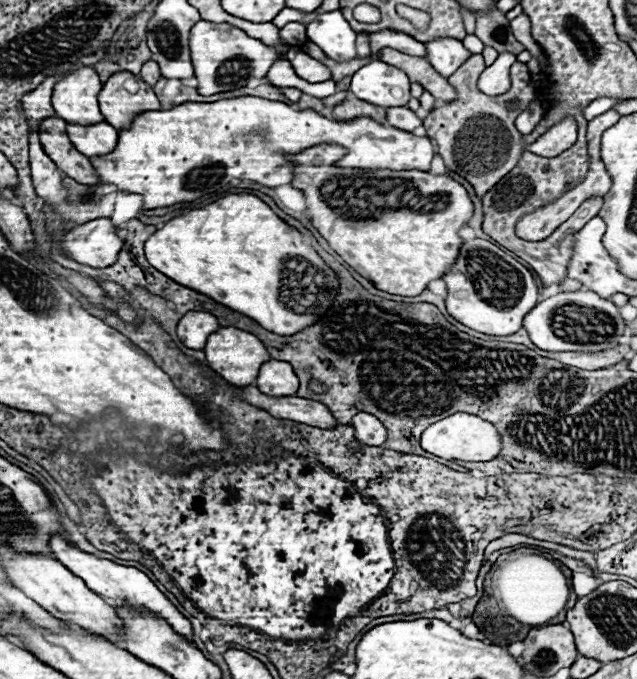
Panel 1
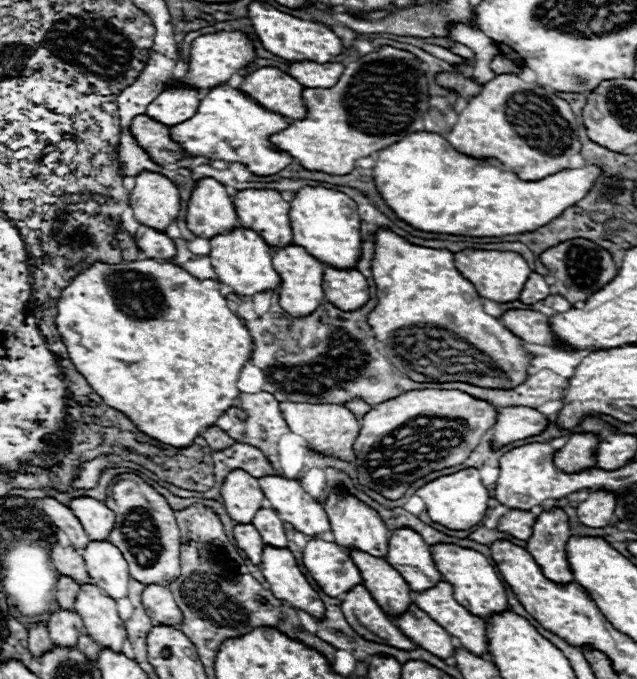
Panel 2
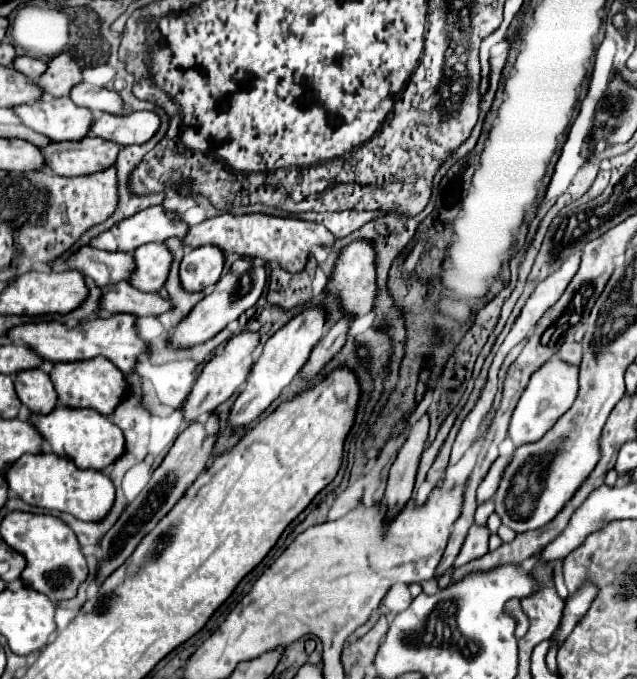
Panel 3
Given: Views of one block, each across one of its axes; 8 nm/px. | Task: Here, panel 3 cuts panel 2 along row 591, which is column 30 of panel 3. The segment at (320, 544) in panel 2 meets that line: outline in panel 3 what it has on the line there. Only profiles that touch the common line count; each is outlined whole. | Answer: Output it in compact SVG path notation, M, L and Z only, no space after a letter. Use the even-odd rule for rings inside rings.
M114 314L110 318L94 318L94 320L78 322L74 328L56 320L20 324L20 326L10 328L6 336L10 342L26 344L30 350L38 352L40 358L50 360L50 362L74 362L74 360L88 360L88 358L104 356L110 362L114 362L114 366L120 368L124 374L134 370L136 356L146 348L146 342L142 342L136 336L132 314Z

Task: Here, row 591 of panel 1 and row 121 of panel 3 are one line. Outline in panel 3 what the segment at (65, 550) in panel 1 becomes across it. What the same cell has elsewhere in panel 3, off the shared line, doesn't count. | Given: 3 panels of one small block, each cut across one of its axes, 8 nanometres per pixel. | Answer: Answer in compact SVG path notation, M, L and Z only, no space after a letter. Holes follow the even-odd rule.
M148 110L130 112L126 116L102 112L98 118L94 118L90 126L90 134L100 136L104 140L112 140L120 146L144 144L154 136L158 124L160 124L158 114Z

